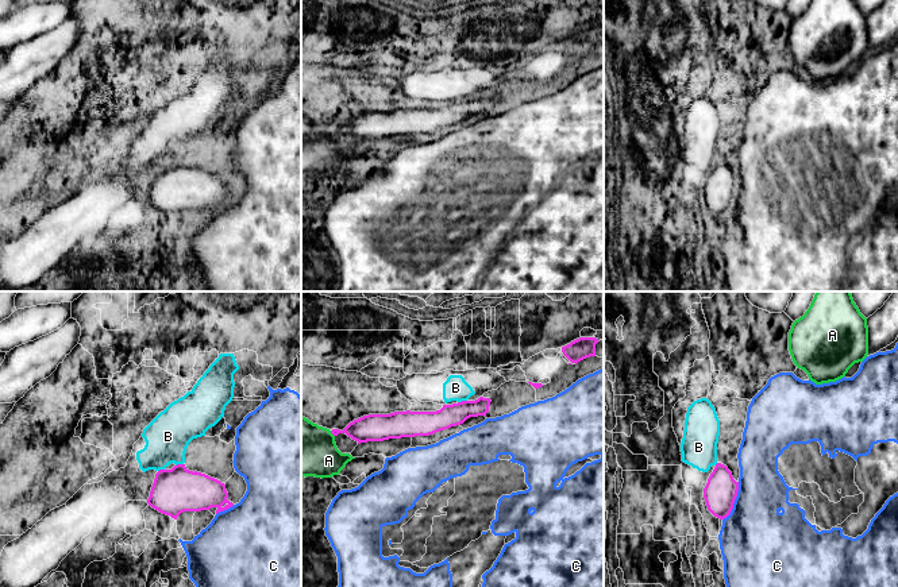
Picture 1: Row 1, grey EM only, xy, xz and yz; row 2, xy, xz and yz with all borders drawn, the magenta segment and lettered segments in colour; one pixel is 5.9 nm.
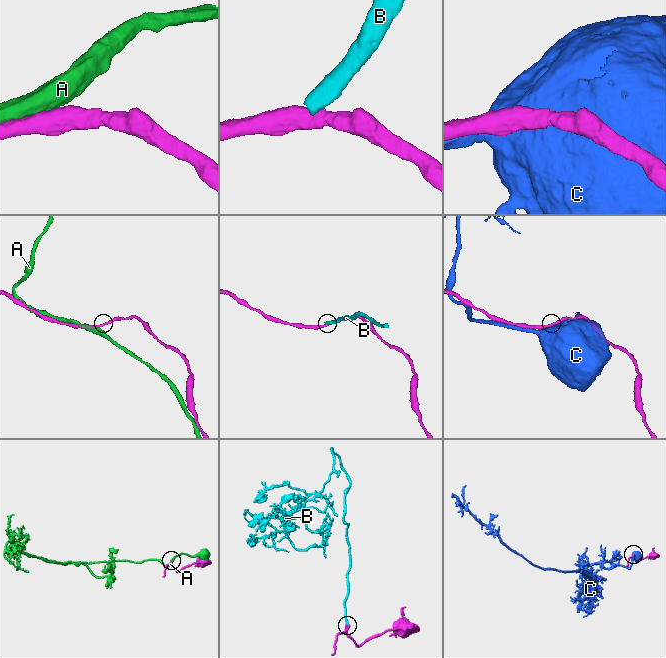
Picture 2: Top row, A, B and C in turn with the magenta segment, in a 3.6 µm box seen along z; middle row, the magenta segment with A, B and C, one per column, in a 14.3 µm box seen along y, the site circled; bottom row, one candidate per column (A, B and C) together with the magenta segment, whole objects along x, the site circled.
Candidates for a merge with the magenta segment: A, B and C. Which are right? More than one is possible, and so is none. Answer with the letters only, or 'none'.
none

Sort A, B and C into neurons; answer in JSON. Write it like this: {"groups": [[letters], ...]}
{"groups": [["A"], ["B"], ["C"]]}

